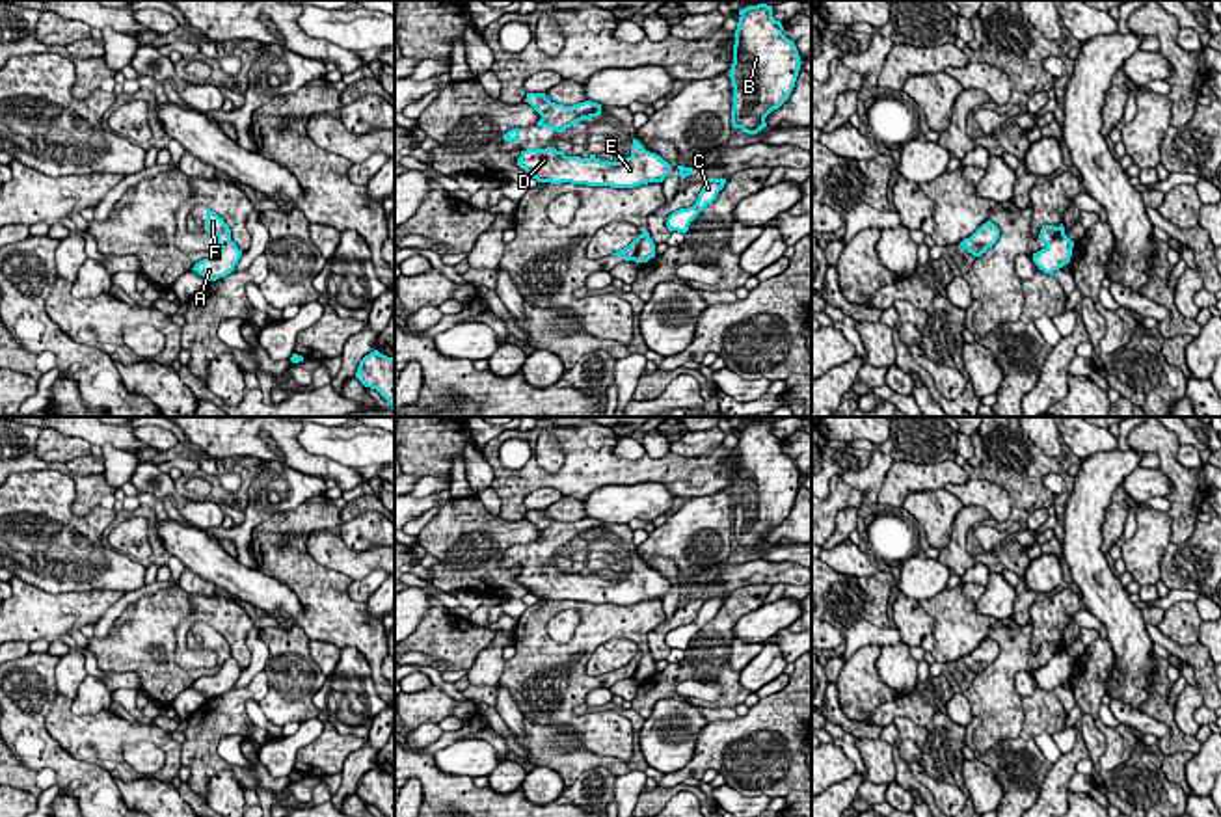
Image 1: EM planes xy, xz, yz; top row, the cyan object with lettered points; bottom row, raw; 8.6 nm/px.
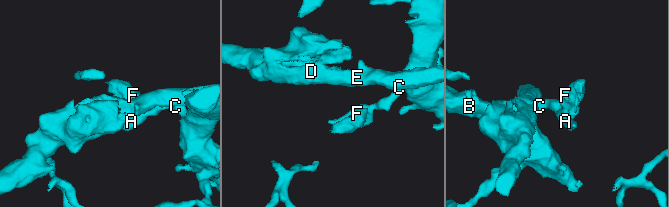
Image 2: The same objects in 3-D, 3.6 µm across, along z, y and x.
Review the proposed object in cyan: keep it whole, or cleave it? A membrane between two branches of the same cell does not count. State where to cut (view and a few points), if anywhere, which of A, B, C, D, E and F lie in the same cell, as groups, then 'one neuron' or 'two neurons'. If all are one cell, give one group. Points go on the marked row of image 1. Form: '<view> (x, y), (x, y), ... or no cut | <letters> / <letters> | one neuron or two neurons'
xz (648, 235), (631, 259) | A B C D E / F | two neurons

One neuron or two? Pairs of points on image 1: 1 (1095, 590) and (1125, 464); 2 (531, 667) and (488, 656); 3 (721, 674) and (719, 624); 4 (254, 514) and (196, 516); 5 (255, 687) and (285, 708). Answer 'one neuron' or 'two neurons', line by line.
1: one neuron
2: two neurons
3: one neuron
4: two neurons
5: two neurons

